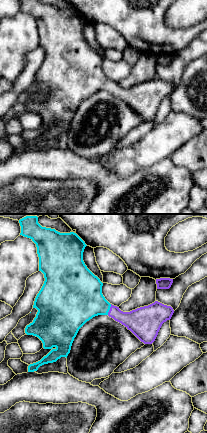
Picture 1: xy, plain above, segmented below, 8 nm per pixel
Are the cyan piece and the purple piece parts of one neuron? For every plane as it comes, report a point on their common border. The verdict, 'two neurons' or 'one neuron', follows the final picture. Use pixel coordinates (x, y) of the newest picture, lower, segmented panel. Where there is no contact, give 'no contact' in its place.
meets cyan at (109, 309)

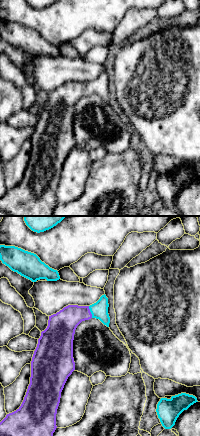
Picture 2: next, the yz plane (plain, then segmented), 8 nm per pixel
meets cyan at (91, 312)

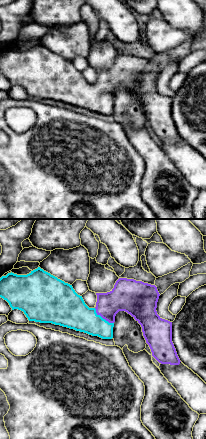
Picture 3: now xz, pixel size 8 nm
meets cyan at (102, 318)

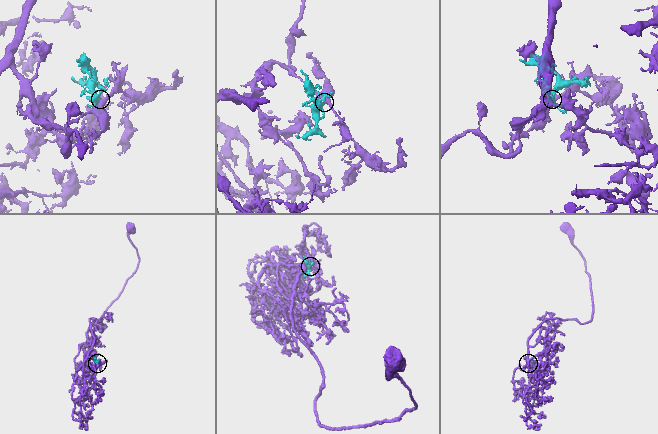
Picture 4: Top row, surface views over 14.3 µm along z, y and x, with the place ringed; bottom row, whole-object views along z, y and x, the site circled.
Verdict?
one neuron

